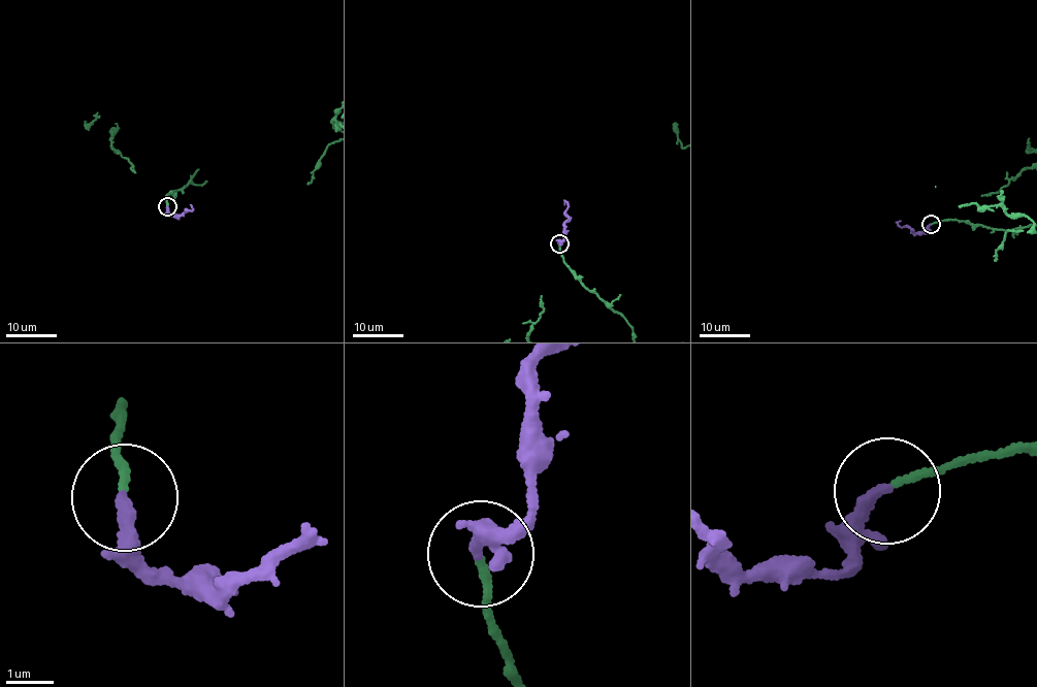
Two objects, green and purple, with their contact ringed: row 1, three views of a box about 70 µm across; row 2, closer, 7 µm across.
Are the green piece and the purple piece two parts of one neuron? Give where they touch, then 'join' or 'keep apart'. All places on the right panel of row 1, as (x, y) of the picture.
place (931, 224); join

